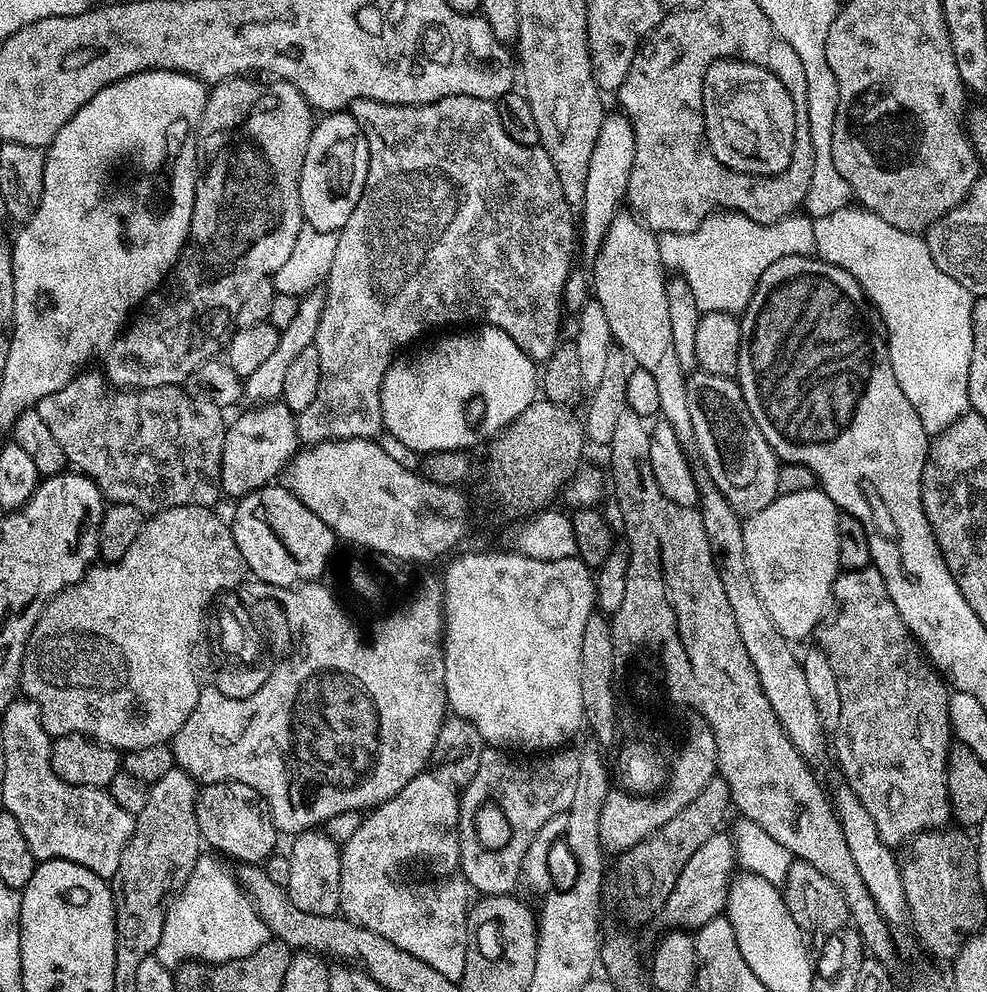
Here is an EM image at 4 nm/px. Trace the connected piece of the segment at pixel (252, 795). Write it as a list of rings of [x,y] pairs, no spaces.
[[[219,780],[205,784],[196,793],[196,817],[201,841],[221,852],[221,857],[229,856],[240,864],[263,865],[277,851],[278,833],[272,821],[272,812],[268,804],[246,782],[237,780]]]

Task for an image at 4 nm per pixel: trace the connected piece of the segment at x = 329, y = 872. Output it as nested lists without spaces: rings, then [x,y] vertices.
[[[324,830],[298,832],[291,837],[291,840],[292,849],[287,849],[286,852],[290,862],[290,882],[287,886],[290,902],[298,906],[298,910],[306,910],[306,914],[337,915],[340,911],[340,883],[342,882],[341,845],[329,838],[327,831]]]

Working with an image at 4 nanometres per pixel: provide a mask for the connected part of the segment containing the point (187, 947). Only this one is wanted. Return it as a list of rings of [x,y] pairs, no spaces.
[[[200,859],[184,887],[176,893],[174,902],[169,903],[162,938],[154,953],[162,966],[175,970],[185,962],[221,964],[227,960],[241,960],[270,938],[258,913],[254,910],[240,912],[240,903],[246,900],[245,893],[237,877],[233,873],[231,876],[219,864],[221,861],[216,860]]]

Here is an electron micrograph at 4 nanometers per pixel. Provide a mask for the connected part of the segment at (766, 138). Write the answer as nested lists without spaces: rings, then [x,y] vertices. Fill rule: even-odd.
[[[715,60],[704,72],[704,139],[708,141],[708,149],[722,162],[722,166],[733,168],[735,172],[744,172],[747,176],[759,178],[761,176],[777,176],[782,170],[786,170],[792,161],[794,154],[794,126],[796,125],[796,115],[794,114],[794,102],[790,94],[786,94],[786,86],[770,74],[760,64],[751,64],[745,60]]]

